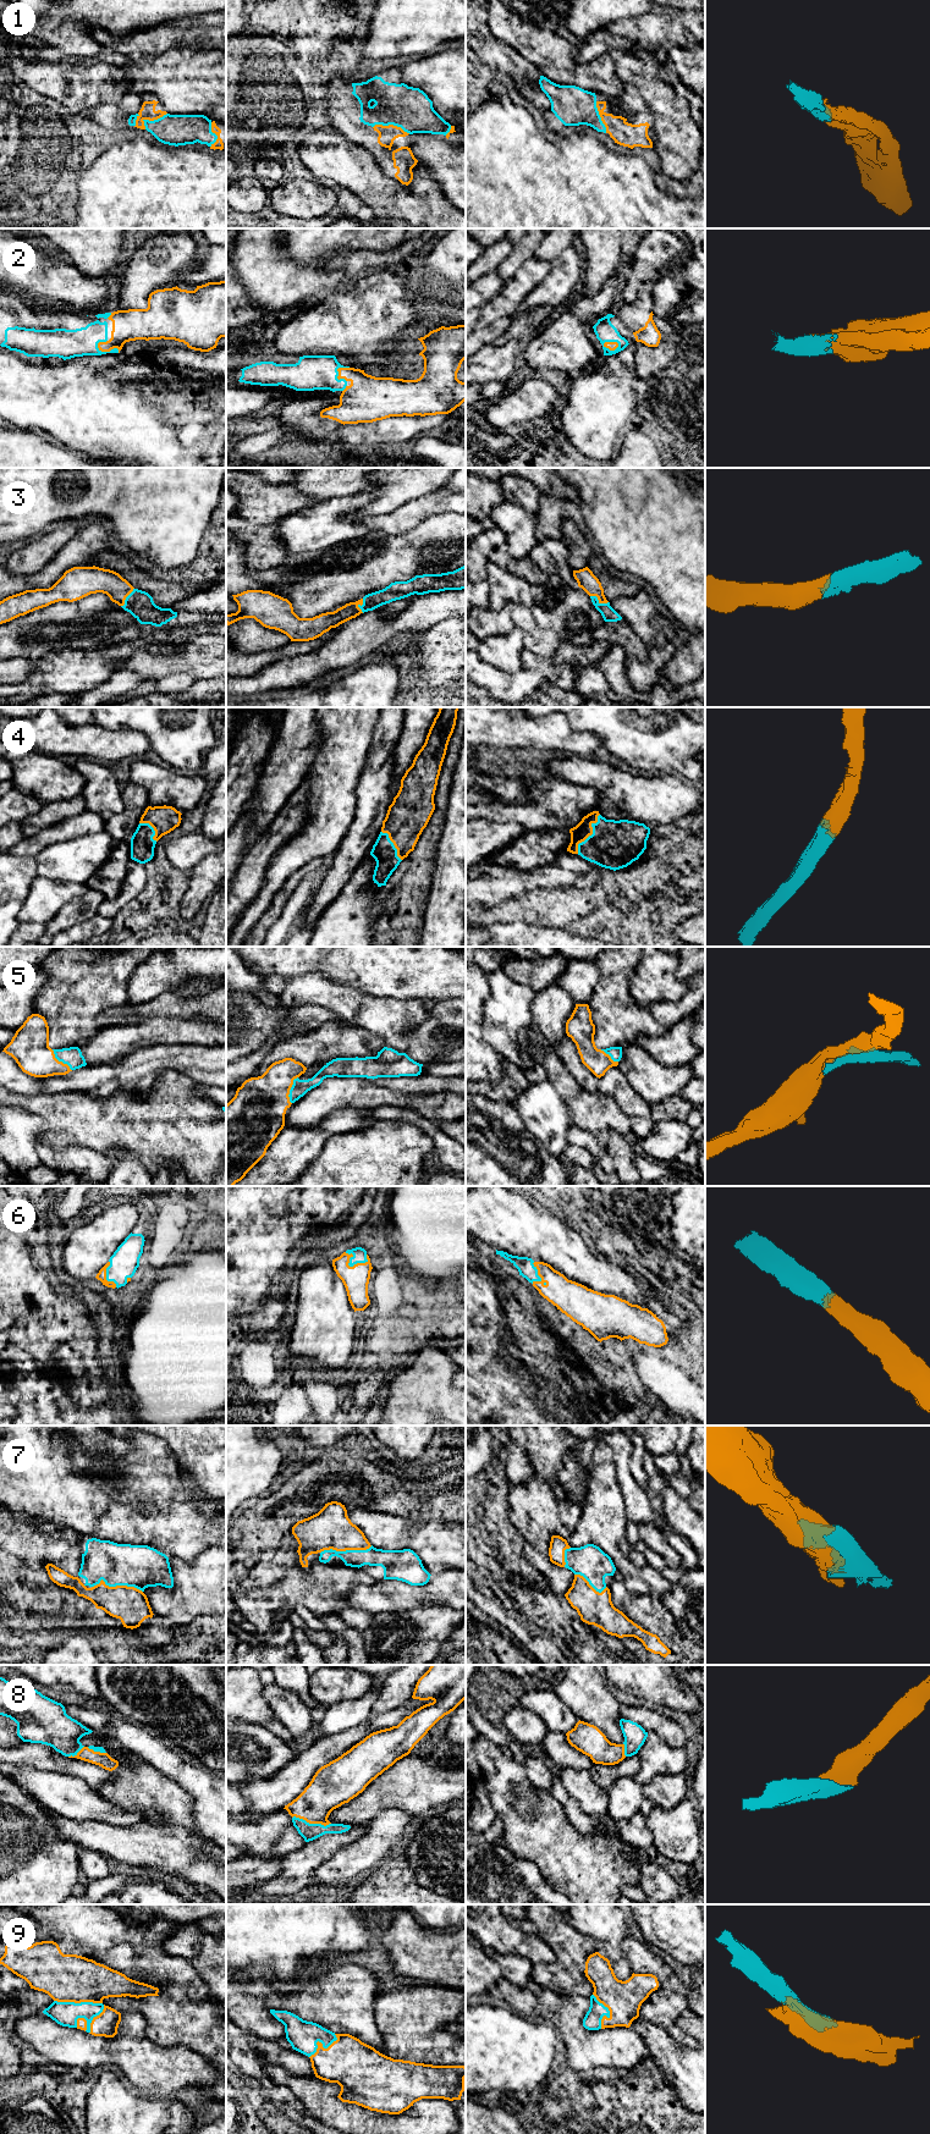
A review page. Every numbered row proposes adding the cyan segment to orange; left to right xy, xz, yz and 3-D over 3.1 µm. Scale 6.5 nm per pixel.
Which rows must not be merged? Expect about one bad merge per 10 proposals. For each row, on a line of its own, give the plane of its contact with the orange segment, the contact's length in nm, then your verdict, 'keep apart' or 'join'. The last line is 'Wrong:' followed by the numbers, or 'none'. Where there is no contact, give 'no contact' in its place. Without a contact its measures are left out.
1: xz | 260 nm | join
2: xy | 160 nm | join
3: yz | 130 nm | join
4: yz | 300 nm | join
5: xz | 190 nm | join
6: xz | 170 nm | join
7: xy | 340 nm | join
8: xz | 260 nm | join
9: xy | 340 nm | join
Wrong: none

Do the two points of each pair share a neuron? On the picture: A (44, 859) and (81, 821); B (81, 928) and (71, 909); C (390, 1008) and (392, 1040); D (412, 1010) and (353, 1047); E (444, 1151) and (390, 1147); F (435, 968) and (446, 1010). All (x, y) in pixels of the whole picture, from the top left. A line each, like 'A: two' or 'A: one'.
A: two
B: two
C: one
D: two
E: two
F: two

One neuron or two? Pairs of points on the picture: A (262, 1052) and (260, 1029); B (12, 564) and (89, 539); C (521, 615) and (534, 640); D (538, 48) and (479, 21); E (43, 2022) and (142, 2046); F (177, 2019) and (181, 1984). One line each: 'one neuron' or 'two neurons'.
A: two neurons
B: two neurons
C: one neuron
D: two neurons
E: one neuron
F: one neuron

